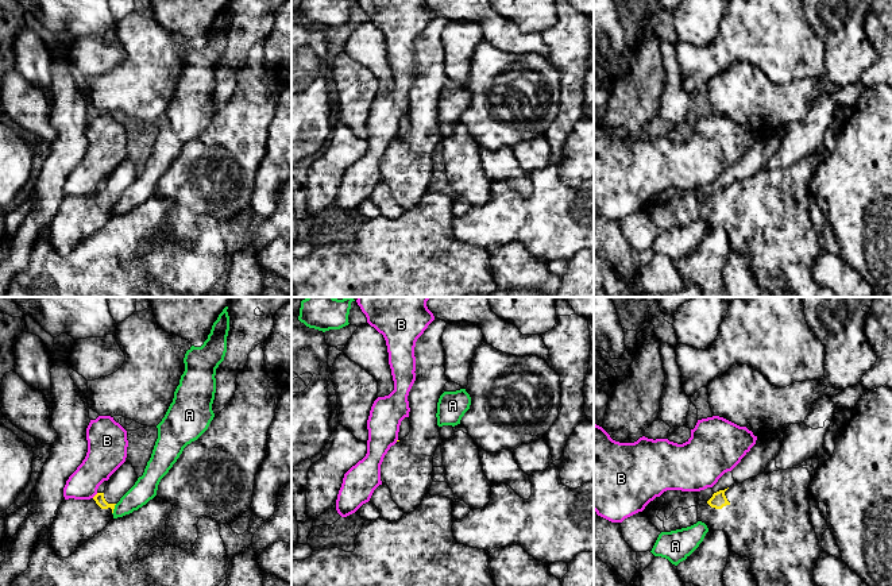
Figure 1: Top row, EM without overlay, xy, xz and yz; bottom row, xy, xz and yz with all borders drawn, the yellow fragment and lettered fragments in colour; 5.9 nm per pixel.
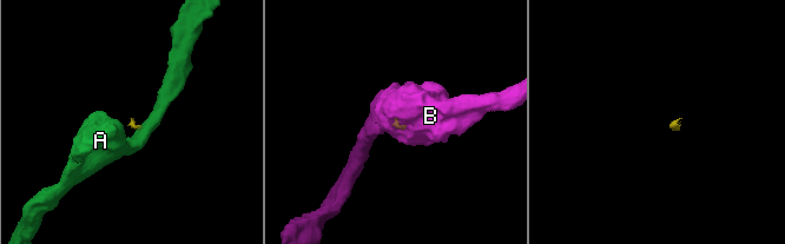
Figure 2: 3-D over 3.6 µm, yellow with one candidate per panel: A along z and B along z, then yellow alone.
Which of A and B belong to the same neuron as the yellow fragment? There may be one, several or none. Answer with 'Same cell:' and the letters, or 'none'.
Same cell: none

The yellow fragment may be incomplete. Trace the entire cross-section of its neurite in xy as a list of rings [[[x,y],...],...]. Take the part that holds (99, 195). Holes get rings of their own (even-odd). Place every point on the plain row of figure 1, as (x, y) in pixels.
[[[124,159],[107,178],[105,188],[90,197],[63,197],[51,224],[49,238],[58,254],[69,255],[78,244],[101,230],[113,216],[115,203],[135,182],[138,173]]]

